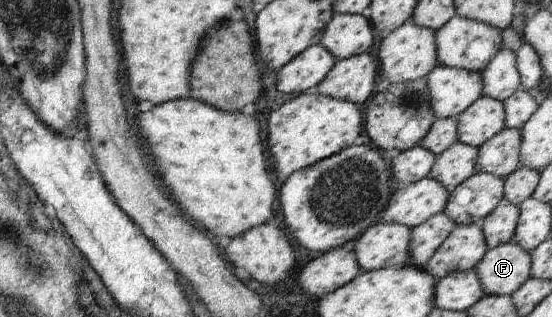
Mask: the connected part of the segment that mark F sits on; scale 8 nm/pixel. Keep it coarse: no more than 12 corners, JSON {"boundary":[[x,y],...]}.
{"boundary":[[507,242],[475,266],[486,295],[511,296],[531,276],[531,253]]}

